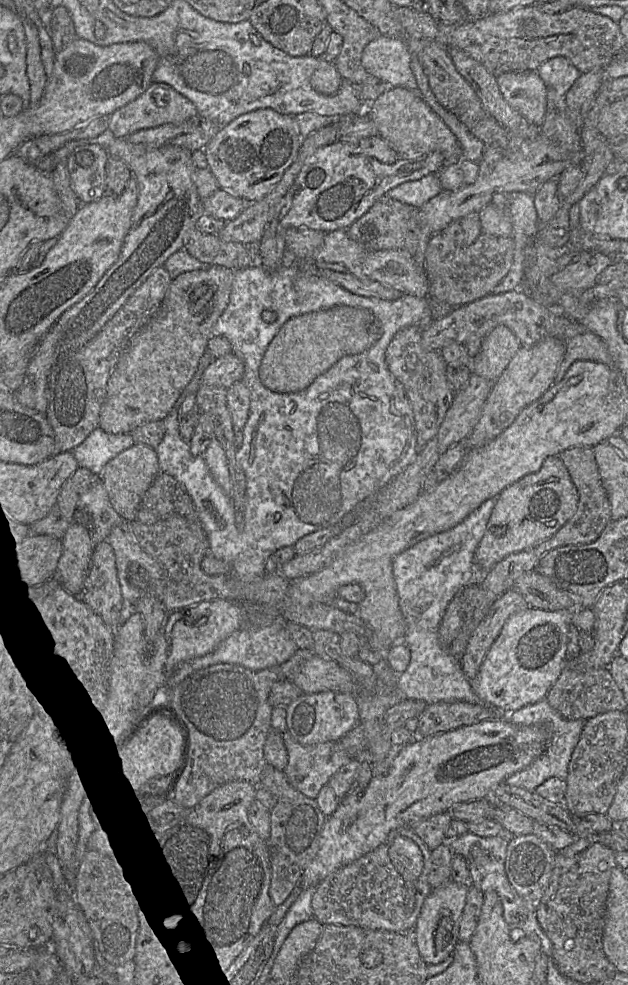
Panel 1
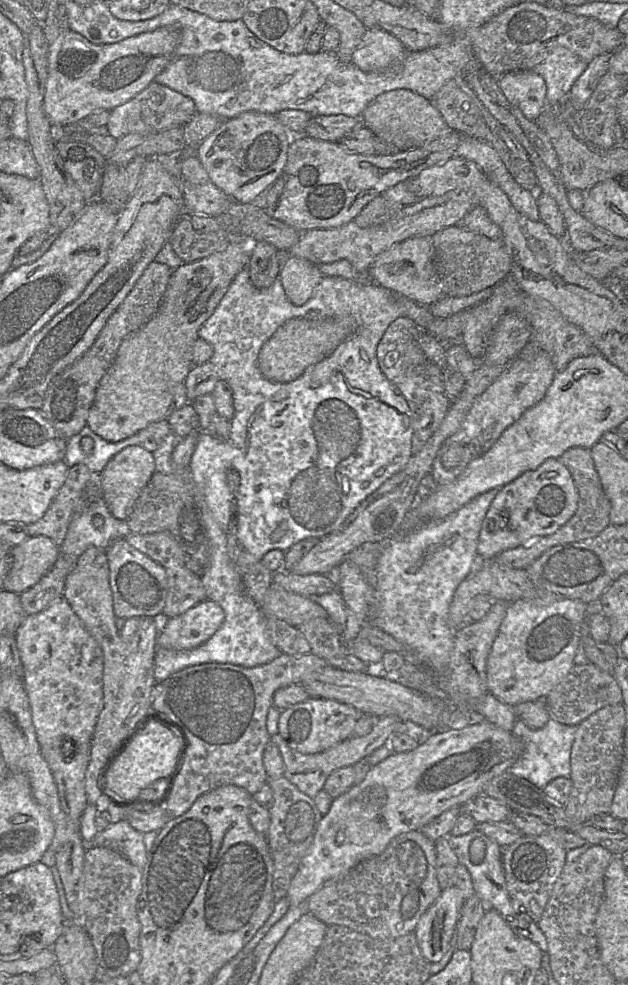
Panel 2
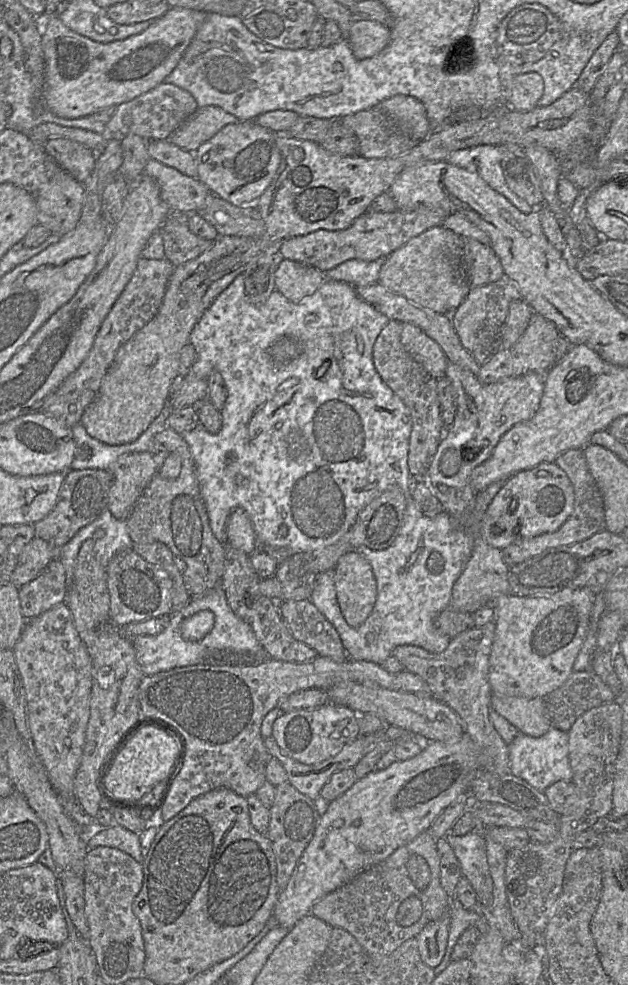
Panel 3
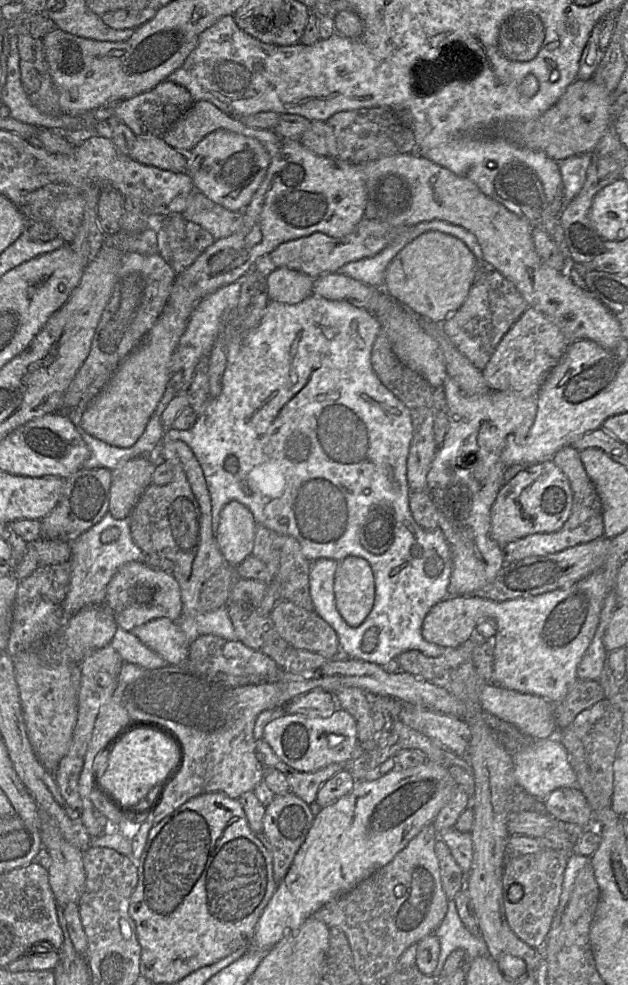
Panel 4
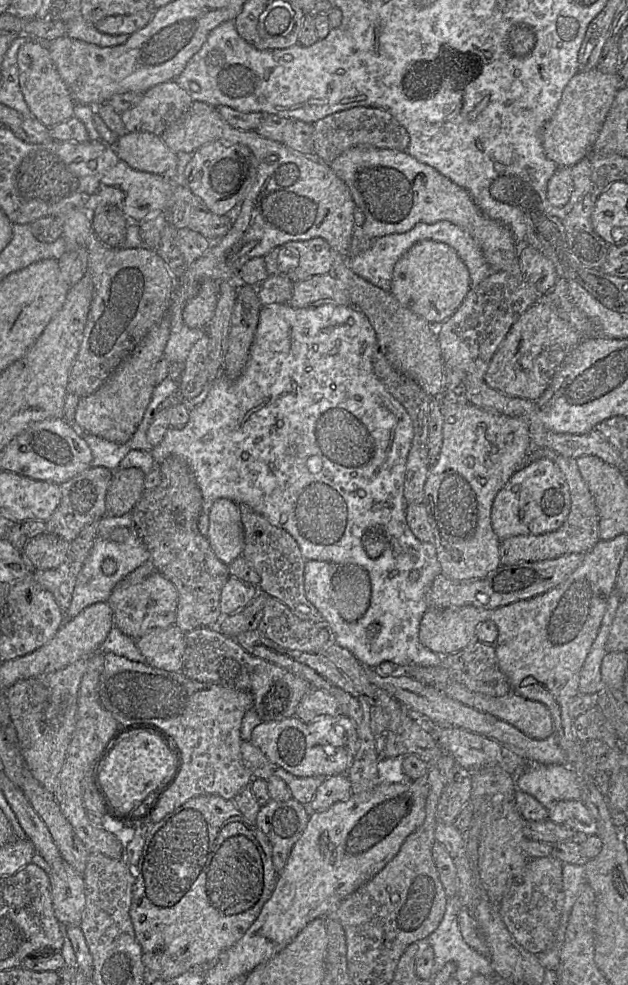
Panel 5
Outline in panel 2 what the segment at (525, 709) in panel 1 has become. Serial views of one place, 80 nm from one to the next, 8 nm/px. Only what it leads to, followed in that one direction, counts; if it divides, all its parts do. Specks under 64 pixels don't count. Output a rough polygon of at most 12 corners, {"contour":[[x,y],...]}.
{"contour":[[516,719],[523,750],[508,771],[541,790],[569,777],[576,725]]}

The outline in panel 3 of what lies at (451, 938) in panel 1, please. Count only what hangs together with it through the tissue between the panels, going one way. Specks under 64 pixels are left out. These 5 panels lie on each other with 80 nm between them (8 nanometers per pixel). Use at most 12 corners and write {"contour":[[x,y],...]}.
{"contour":[[448,914],[418,934],[422,961],[442,962],[449,935]]}

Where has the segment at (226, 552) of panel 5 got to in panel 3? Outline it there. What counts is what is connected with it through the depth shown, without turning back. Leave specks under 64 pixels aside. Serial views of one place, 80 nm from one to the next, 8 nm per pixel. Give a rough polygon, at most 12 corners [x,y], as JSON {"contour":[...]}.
{"contour":[[243,508],[229,516],[227,543],[247,555],[257,550],[253,524]]}

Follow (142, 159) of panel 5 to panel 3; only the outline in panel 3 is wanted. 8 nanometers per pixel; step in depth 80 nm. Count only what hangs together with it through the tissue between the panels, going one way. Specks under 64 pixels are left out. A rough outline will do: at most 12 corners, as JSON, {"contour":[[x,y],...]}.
{"contour":[[169,140],[147,143],[155,160],[197,179],[194,153]]}

